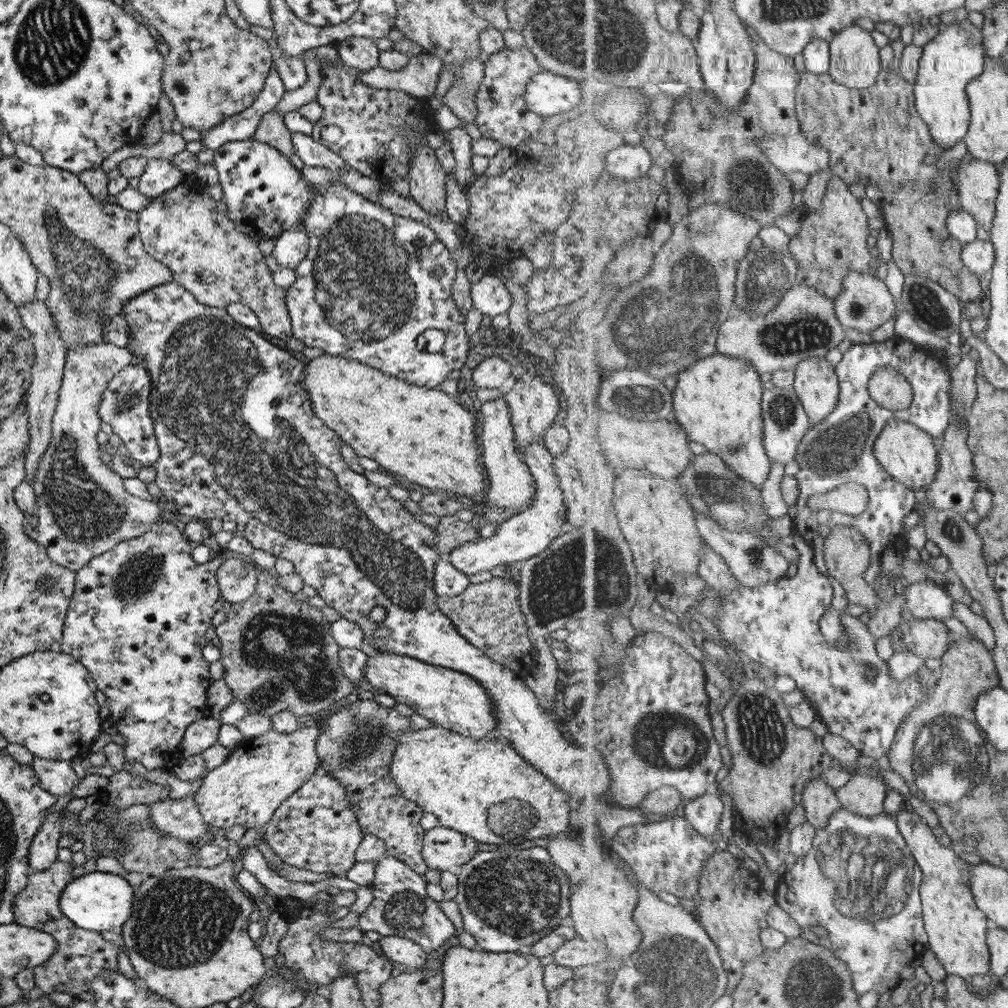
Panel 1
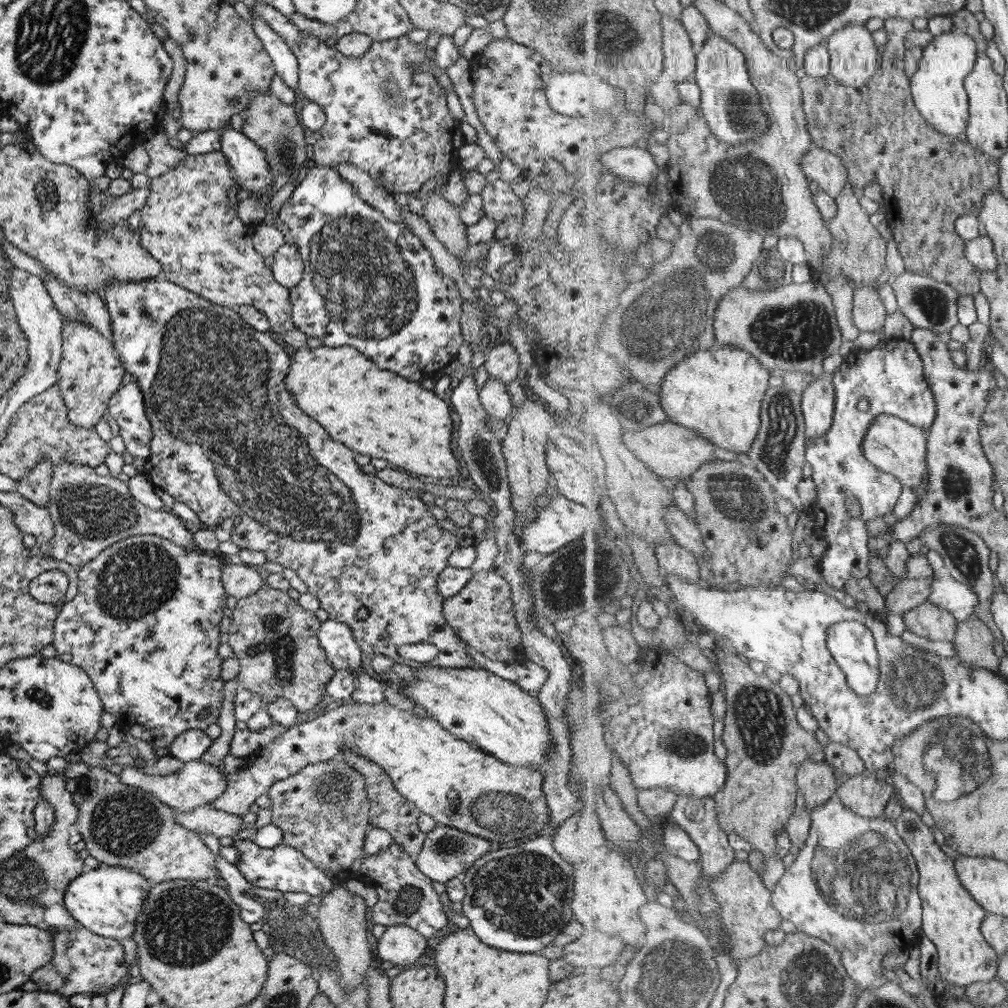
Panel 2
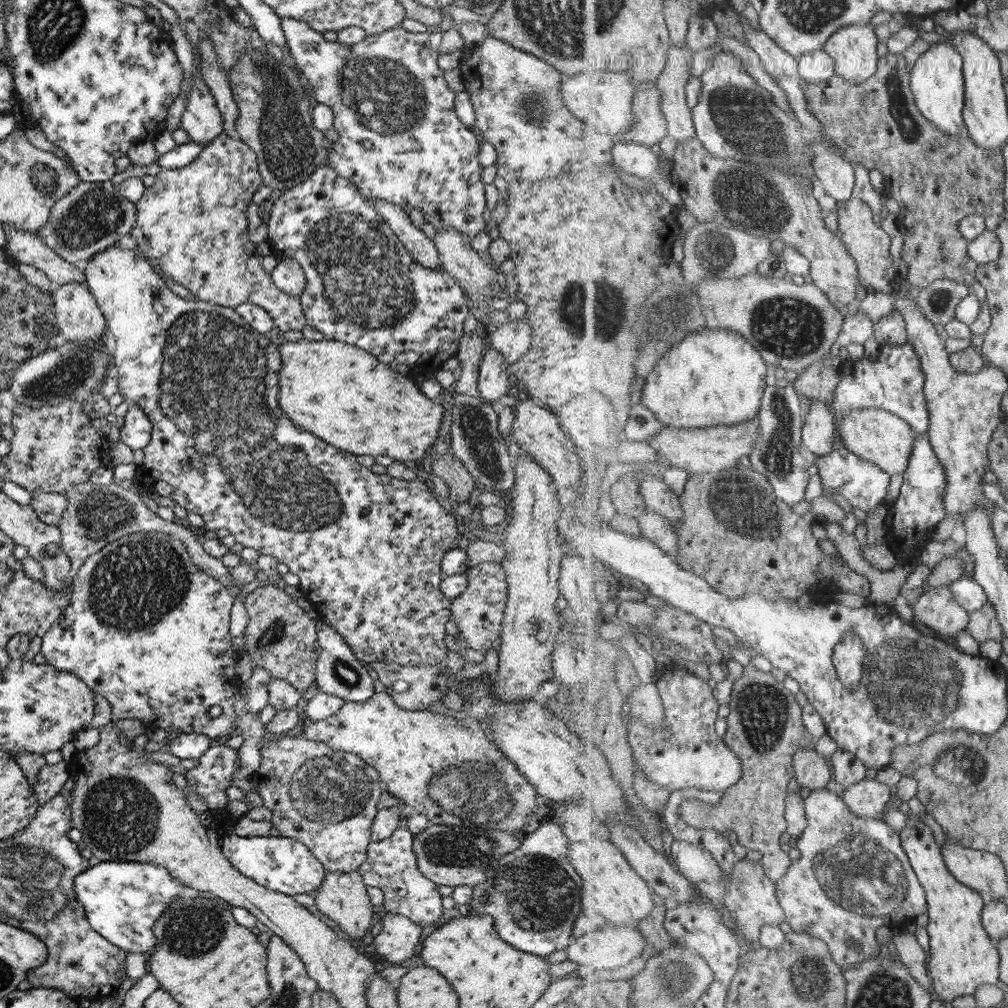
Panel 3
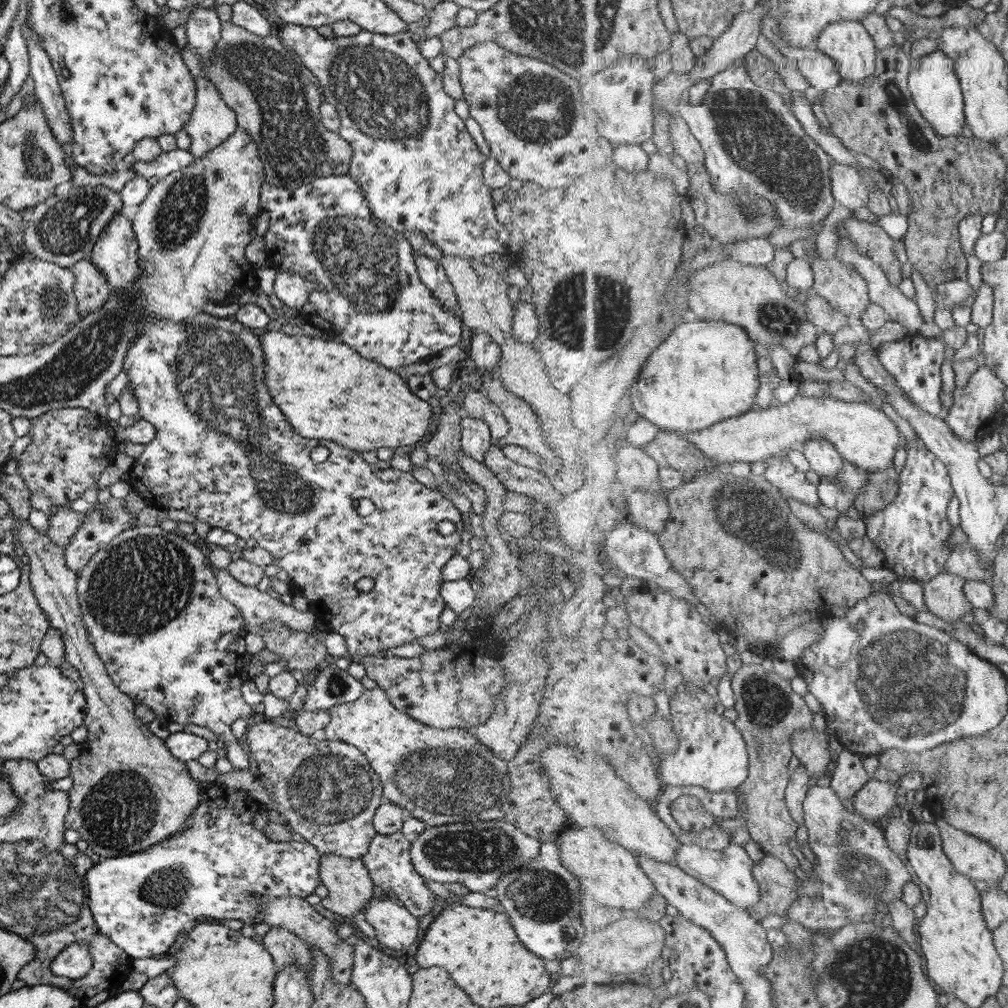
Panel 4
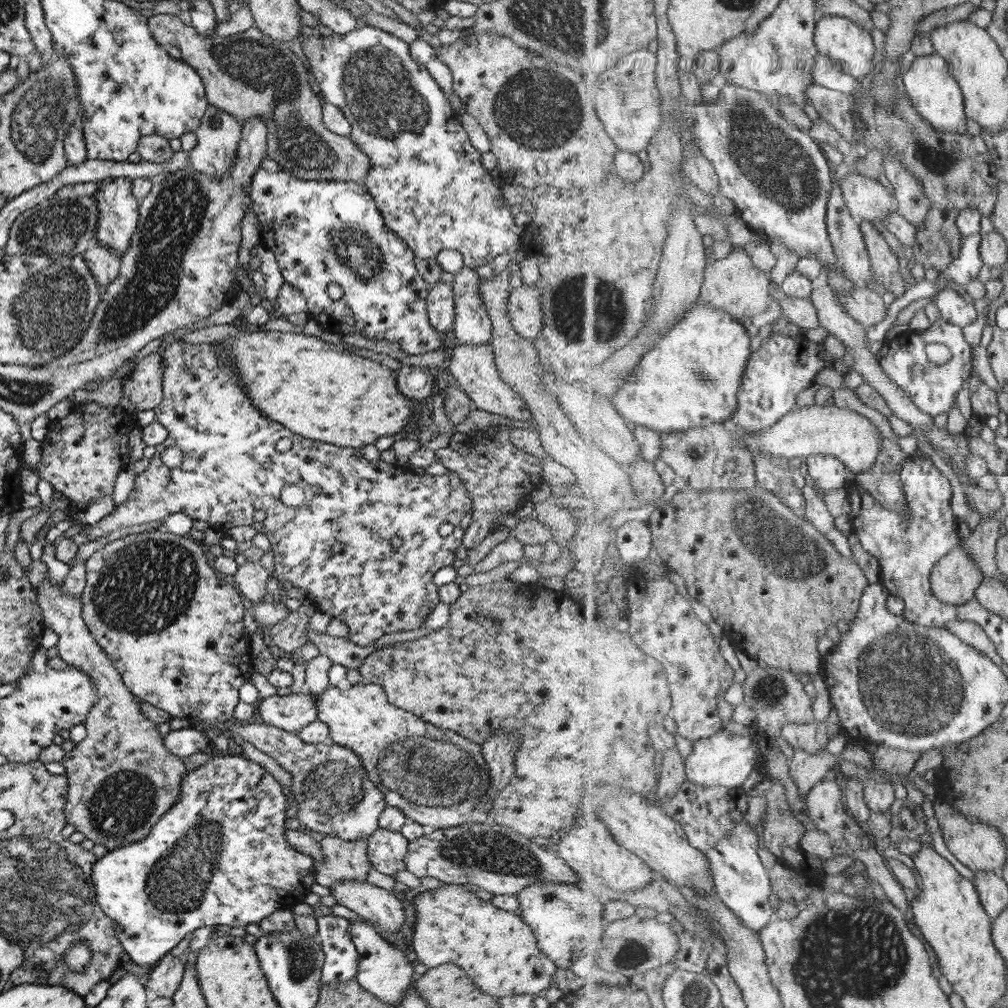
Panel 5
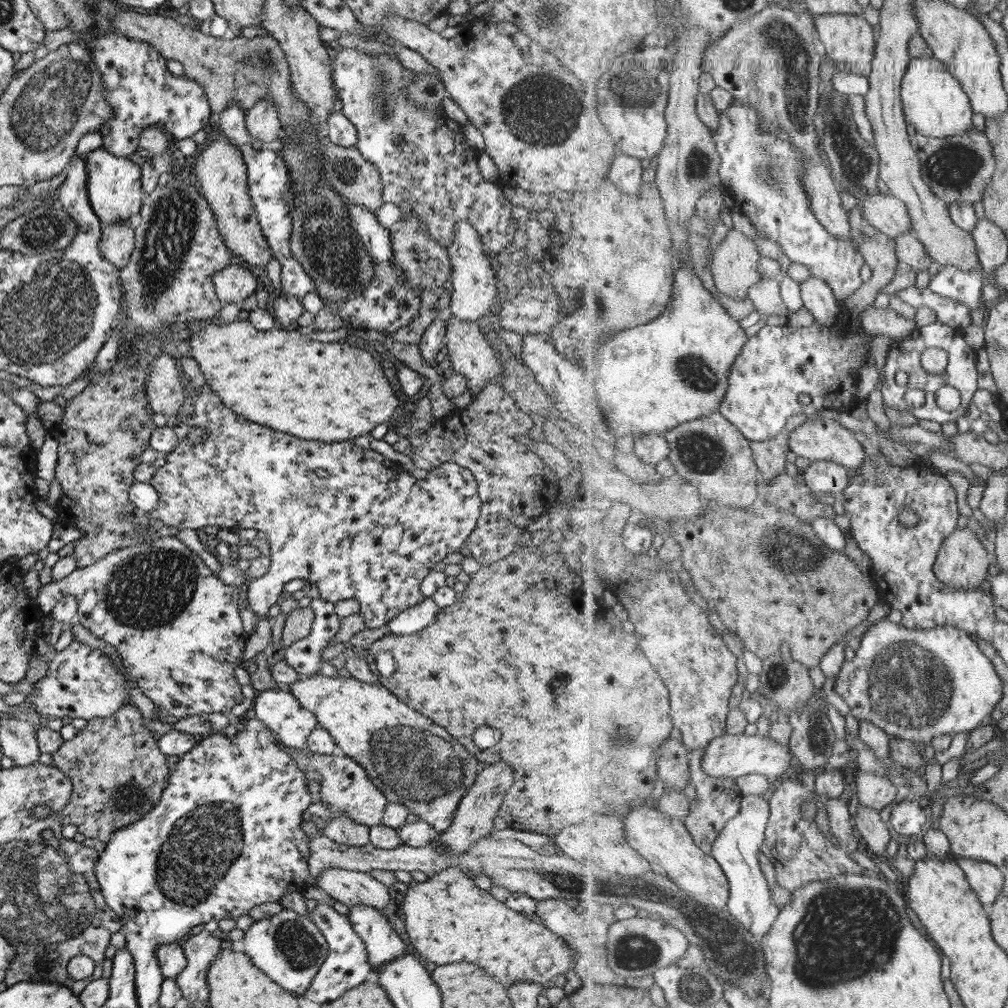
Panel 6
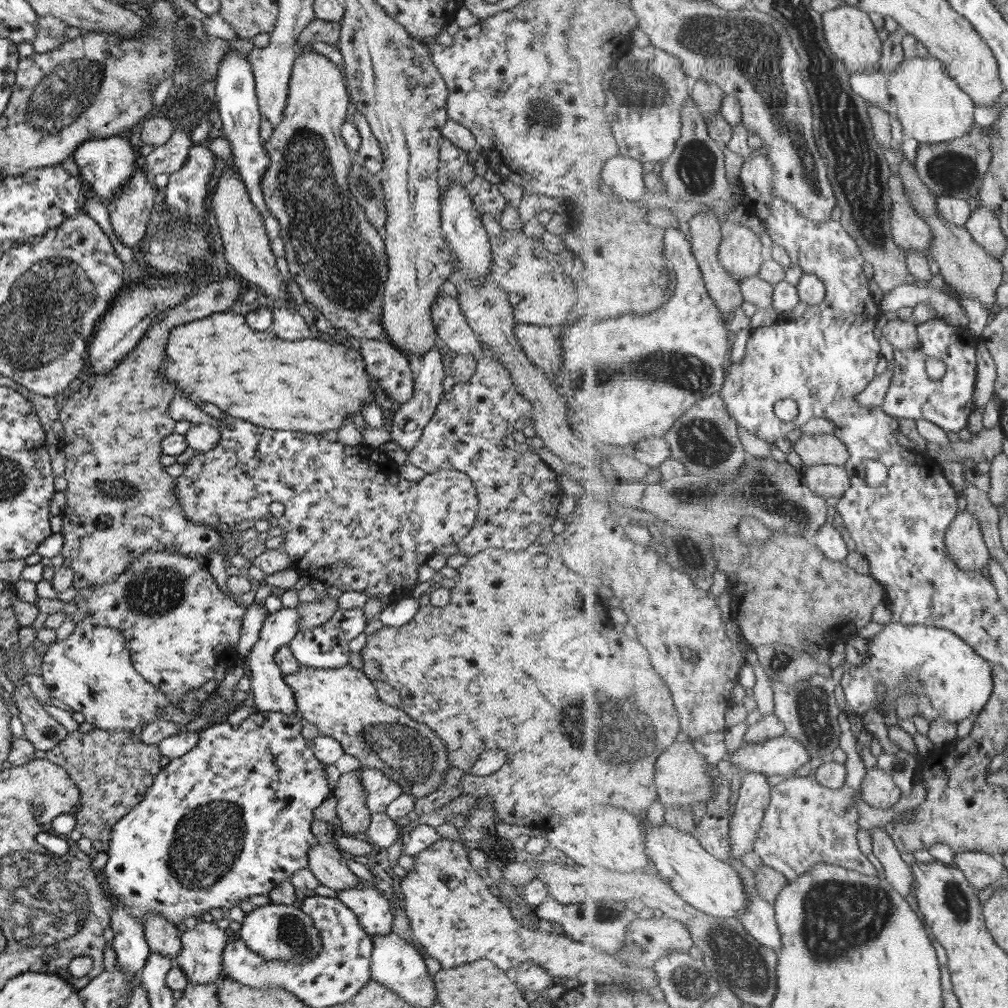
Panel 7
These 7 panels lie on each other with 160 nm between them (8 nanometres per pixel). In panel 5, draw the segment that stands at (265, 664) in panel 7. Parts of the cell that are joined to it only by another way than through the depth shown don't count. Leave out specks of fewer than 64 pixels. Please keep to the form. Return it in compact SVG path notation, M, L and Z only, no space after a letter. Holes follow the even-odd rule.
M311 692L267 696L258 701L257 716L268 726L298 734L316 719L316 696Z

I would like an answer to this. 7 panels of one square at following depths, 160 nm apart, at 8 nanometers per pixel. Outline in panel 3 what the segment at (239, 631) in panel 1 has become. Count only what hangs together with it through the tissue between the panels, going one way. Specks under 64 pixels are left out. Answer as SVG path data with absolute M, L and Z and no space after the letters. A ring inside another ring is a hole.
M274 584L257 587L239 599L248 615L247 626L241 634L244 642L241 652L249 656L250 666L265 670L271 679L290 682L302 696L316 679L319 646L315 634L318 620L309 618L307 612L298 608L296 602Z

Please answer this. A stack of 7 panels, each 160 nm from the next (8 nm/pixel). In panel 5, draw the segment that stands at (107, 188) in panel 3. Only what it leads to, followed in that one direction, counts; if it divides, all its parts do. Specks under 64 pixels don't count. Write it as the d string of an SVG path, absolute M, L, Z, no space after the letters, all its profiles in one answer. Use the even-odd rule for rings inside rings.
M92 196L63 199L47 198L41 200L33 208L24 210L17 215L10 226L5 254L33 255L55 257L71 257L82 254L87 248L87 242L96 230L97 220L96 202Z

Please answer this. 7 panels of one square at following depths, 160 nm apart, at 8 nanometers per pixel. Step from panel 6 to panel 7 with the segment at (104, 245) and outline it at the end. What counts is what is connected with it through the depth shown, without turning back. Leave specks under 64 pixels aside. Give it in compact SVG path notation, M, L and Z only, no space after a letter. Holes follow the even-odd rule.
M138 165L125 188L121 188L121 192L109 199L105 206L115 236L128 249L143 238L153 211L155 190L147 182L147 175Z

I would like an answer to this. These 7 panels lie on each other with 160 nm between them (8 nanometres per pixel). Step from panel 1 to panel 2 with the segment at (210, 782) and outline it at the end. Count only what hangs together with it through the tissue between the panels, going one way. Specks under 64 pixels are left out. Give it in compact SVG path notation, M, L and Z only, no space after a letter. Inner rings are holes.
M346 701L345 703L328 707L324 711L319 711L317 717L313 720L298 722L289 728L285 728L285 731L279 733L279 737L275 737L271 743L263 744L260 746L259 750L248 754L248 756L243 756L243 759L248 760L246 766L240 768L237 772L226 772L225 770L222 770L222 775L226 778L226 788L222 790L221 796L212 802L211 807L215 810L226 812L227 814L242 817L248 812L249 805L254 802L255 798L261 796L261 794L266 794L273 781L283 780L288 776L294 775L305 765L313 764L314 762L323 762L324 760L329 760L331 757L338 756L342 748L348 748L348 750L352 750L352 752L356 752L359 756L364 756L367 760L371 760L377 764L377 766L380 766L389 777L389 780L393 783L395 790L410 803L413 803L421 813L428 814L433 818L437 824L456 828L461 832L466 832L470 835L484 838L485 840L493 840L493 842L509 842L509 840L517 840L517 838L523 838L523 836L533 838L533 836L536 835L536 832L539 832L545 824L549 824L548 809L546 808L545 795L542 791L542 771L531 770L524 766L511 766L505 764L504 762L493 758L492 754L475 748L469 743L457 739L455 736L451 736L449 732L445 731L445 728L441 728L440 724L433 717L430 717L427 714L423 717L419 717L419 715L413 713L411 709L399 710L399 708L394 708L391 704L387 703L387 701L381 701L372 705Z

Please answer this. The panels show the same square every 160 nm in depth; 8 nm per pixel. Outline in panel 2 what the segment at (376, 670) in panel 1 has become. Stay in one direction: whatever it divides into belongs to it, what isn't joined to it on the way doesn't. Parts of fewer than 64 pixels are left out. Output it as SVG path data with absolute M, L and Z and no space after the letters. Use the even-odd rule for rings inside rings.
M427 665L415 668L417 675L406 681L397 678L395 674L389 675L394 680L393 688L406 698L411 698L414 704L420 704L425 713L433 717L441 728L455 736L459 740L469 743L475 748L481 749L493 755L493 758L511 766L524 766L531 770L541 771L550 751L551 734L547 728L547 721L542 712L536 696L531 696L515 683L493 675L486 670L473 668L436 668Z

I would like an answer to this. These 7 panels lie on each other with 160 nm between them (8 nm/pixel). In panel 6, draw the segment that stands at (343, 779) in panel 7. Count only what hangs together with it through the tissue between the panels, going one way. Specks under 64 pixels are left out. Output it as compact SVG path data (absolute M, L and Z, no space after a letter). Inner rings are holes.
M341 813L320 825L320 834L340 845L360 847L368 843L368 828L364 824L354 823Z

